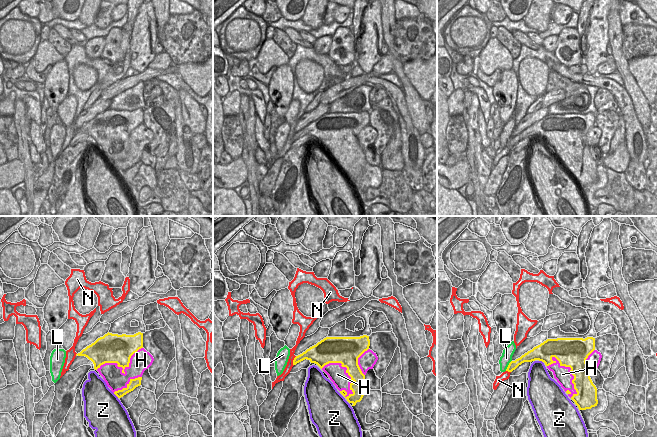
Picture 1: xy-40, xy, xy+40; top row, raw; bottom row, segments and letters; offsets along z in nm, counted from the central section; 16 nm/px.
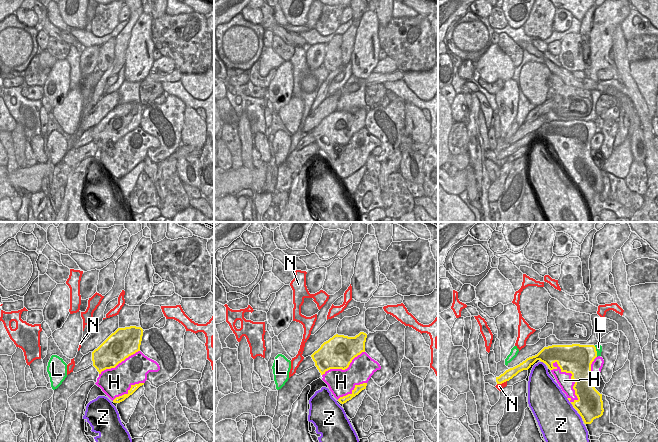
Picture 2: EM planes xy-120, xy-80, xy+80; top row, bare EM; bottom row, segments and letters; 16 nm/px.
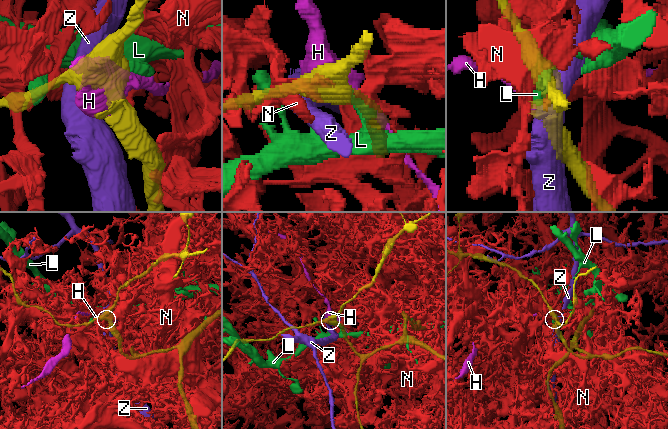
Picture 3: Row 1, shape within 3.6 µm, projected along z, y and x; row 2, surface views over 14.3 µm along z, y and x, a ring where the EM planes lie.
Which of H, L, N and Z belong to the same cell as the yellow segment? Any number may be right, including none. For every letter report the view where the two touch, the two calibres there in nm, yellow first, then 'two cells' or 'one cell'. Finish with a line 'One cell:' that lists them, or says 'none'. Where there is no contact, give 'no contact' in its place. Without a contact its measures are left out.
H: xy+40 | 360/260 nm | two cells
L: xy+40 | 140/180 nm | two cells
N: xy | 130/100 nm | two cells
Z: xy-40 | 130/500 nm | two cells
One cell: none

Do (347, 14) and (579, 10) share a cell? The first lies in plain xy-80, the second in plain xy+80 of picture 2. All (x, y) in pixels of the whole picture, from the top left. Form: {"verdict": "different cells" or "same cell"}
{"verdict": "different cells"}

